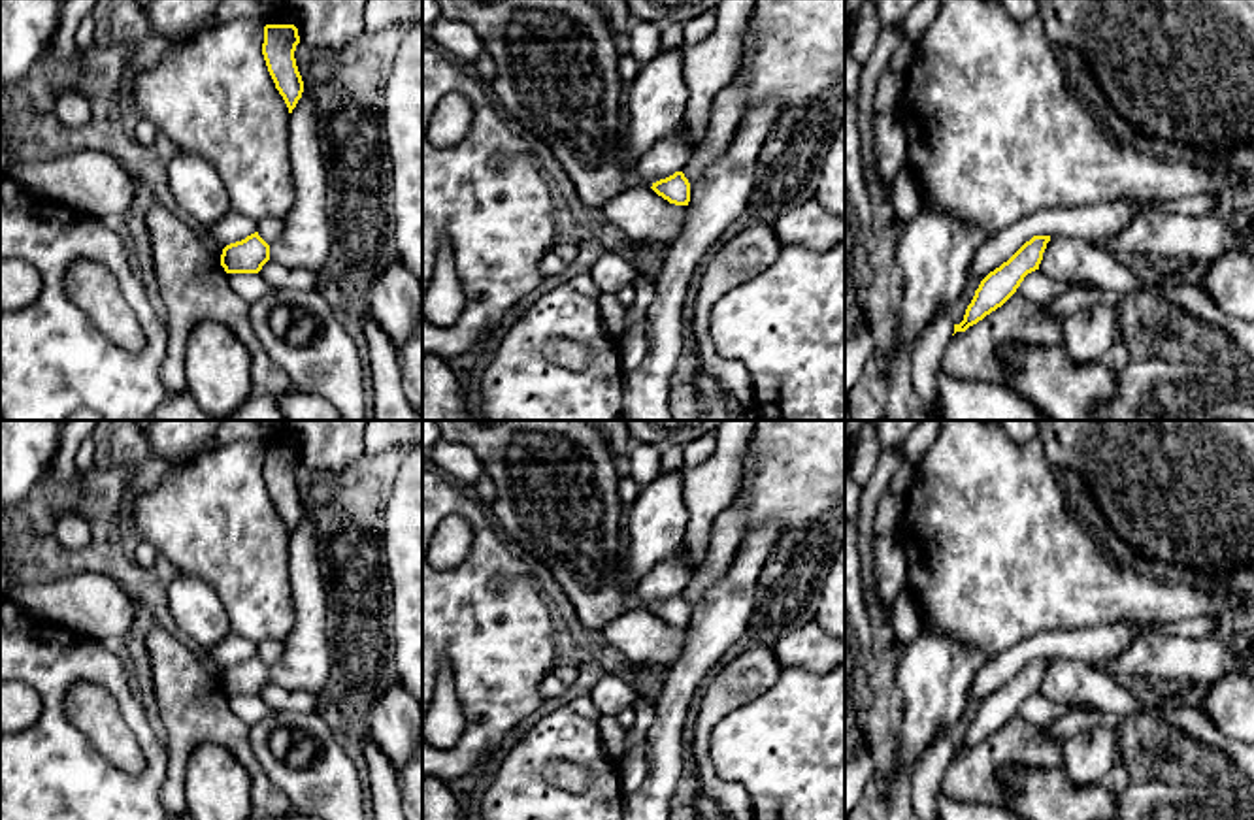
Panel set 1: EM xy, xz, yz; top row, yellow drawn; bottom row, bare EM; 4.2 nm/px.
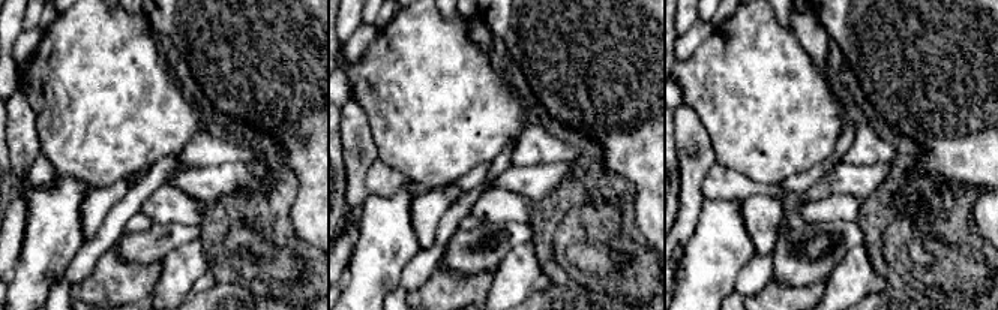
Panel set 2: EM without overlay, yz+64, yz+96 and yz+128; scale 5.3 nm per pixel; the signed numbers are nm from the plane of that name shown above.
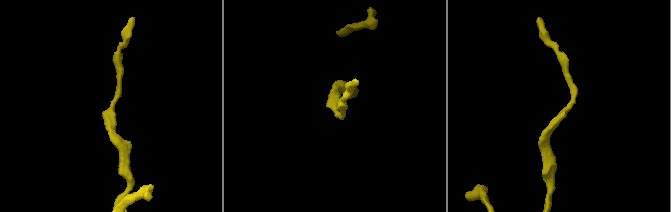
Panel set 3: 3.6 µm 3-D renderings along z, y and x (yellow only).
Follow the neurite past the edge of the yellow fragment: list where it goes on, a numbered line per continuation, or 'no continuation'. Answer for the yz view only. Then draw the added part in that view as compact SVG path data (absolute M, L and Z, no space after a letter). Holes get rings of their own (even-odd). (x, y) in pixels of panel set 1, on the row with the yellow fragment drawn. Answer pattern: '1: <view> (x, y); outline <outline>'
no continuation

